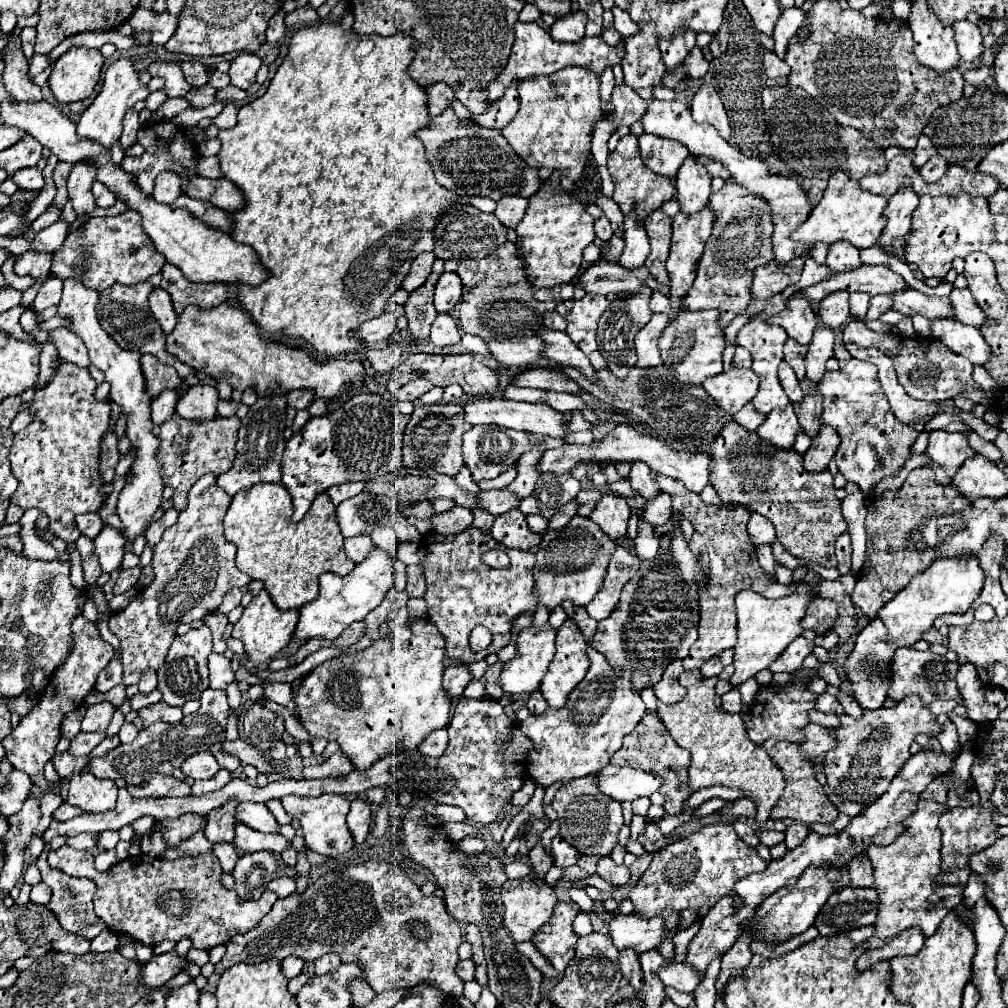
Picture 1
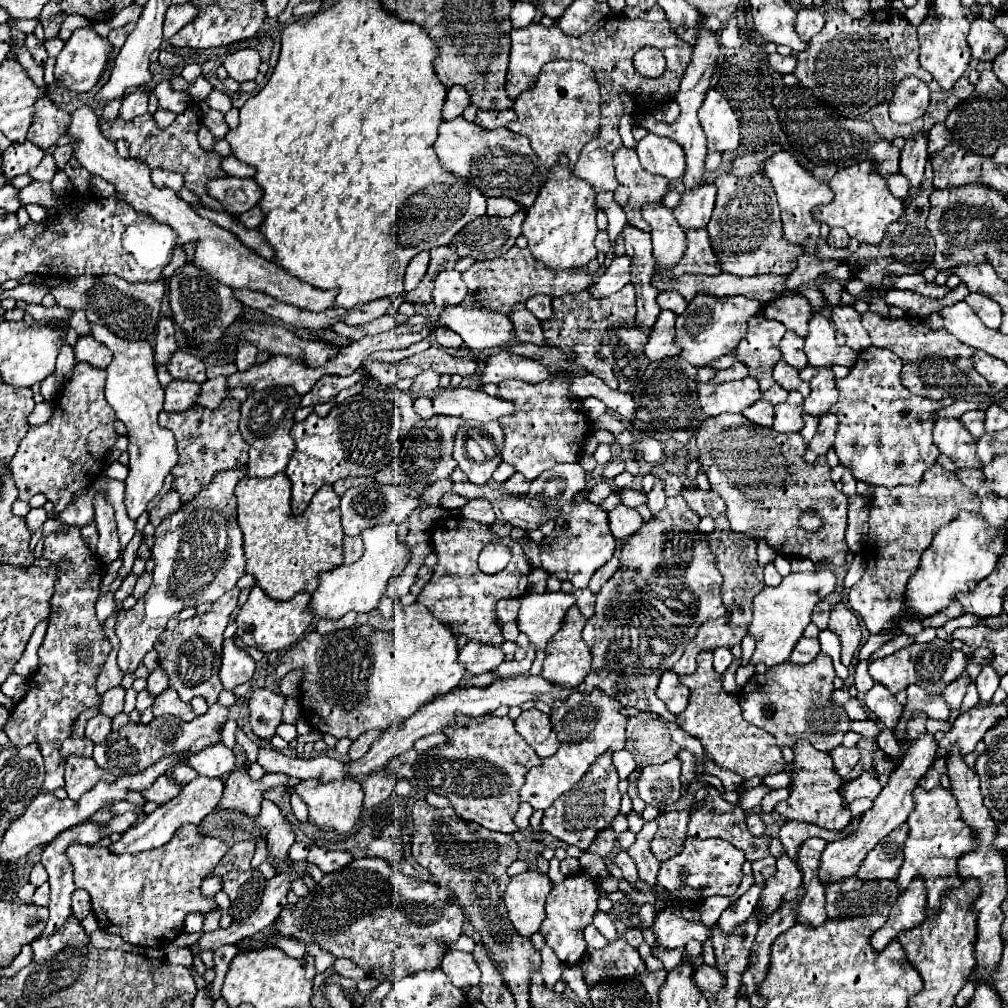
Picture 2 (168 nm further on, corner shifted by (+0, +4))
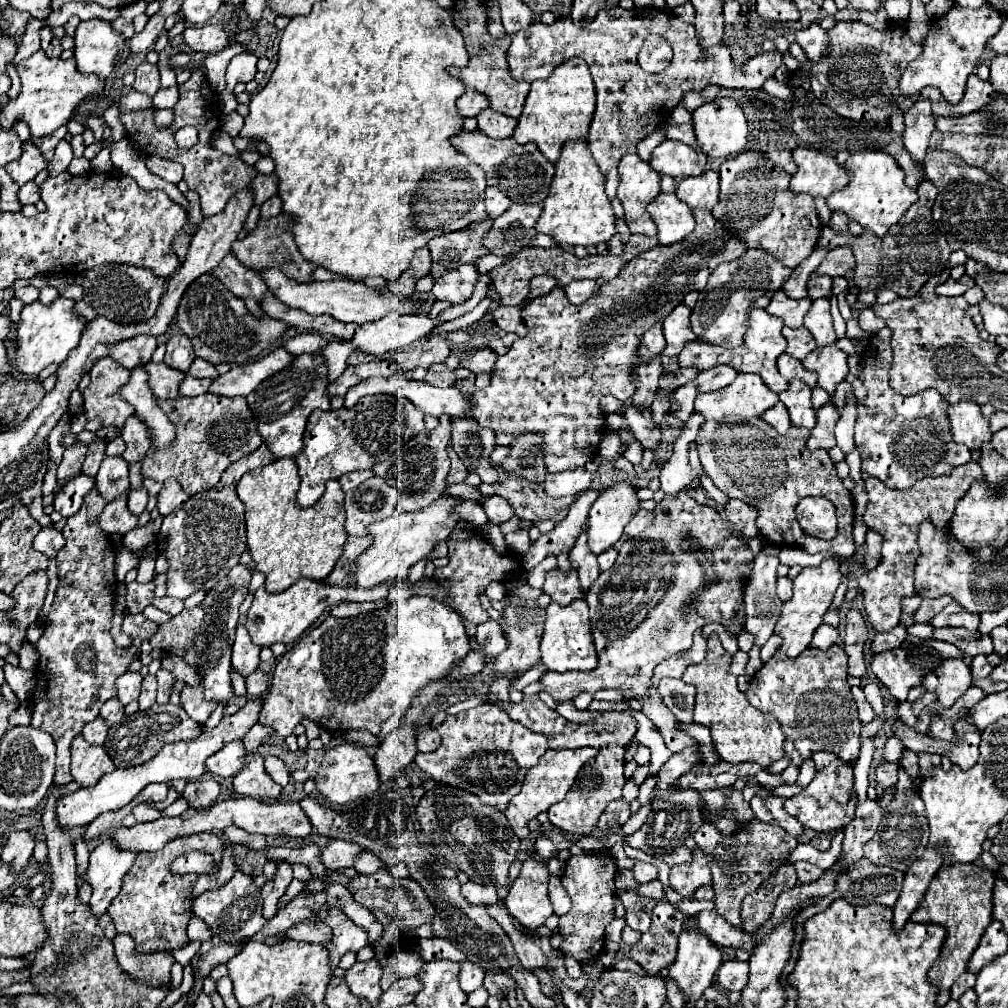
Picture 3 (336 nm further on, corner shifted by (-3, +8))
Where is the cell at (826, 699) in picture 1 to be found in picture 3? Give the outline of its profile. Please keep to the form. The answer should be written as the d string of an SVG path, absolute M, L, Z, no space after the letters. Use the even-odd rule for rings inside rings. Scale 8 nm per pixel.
M855 687L855 689L853 689L853 697L855 697L857 707L859 707L859 719L861 719L861 723L869 723L869 721L873 721L873 719L875 719L875 711L873 711L871 703L865 699L863 689Z

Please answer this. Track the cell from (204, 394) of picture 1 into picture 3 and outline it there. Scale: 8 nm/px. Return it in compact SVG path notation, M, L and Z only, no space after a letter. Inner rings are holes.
M147 363L145 365L149 375L149 387L157 399L173 399L179 395L179 383L183 381L185 373L167 367L165 363Z

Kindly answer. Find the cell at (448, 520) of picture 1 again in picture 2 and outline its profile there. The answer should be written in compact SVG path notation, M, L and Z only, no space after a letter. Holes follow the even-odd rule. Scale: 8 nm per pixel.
M470 499L460 509L460 515L464 519L472 519L472 521L480 521L480 523L492 523L496 519L494 511L492 511L492 505L484 499Z

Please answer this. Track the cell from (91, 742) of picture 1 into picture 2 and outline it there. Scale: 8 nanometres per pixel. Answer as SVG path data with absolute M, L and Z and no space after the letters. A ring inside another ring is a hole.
M98 713L96 717L92 717L92 719L88 721L84 737L90 739L90 741L96 745L96 743L100 743L100 741L104 741L104 739L108 737L110 727L112 727L112 719L108 719L108 717L104 717L104 715Z

